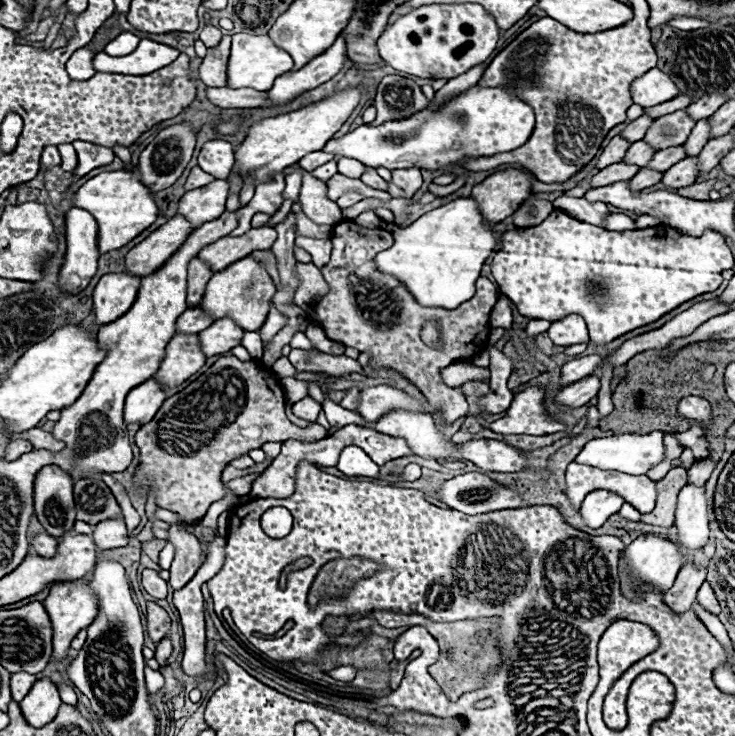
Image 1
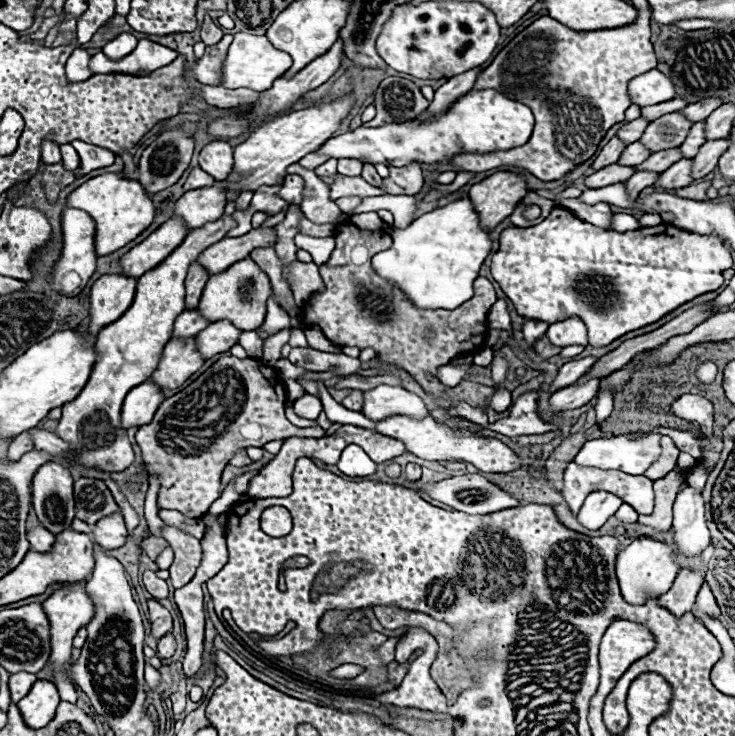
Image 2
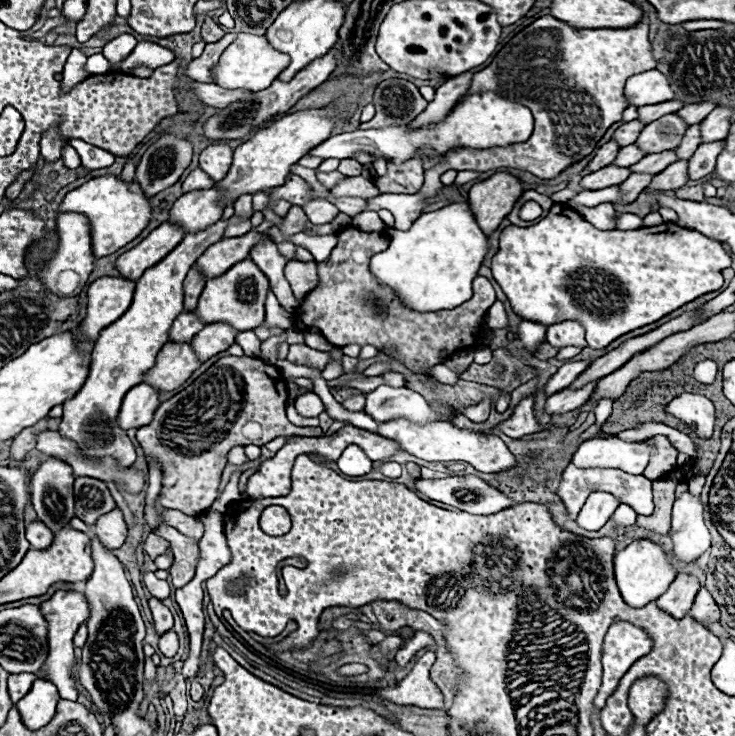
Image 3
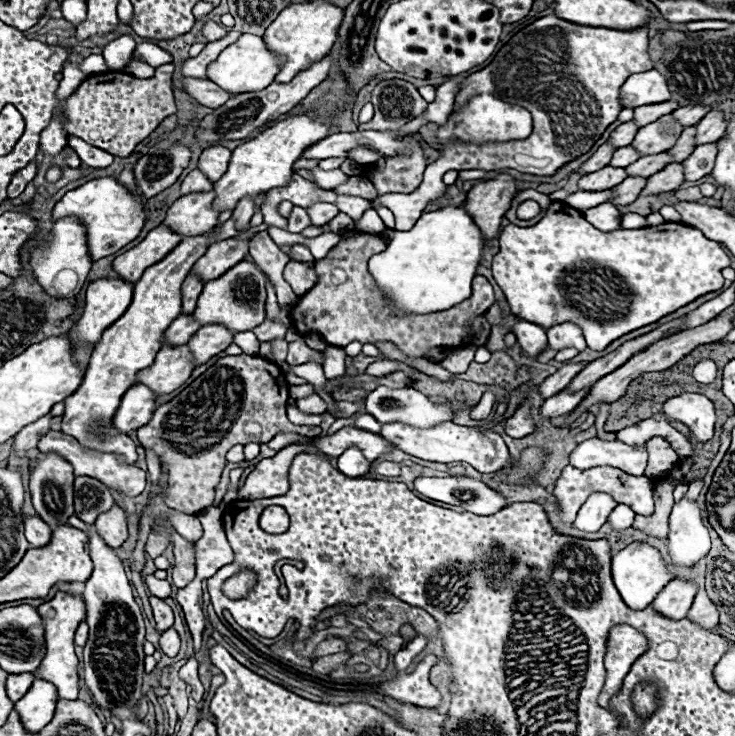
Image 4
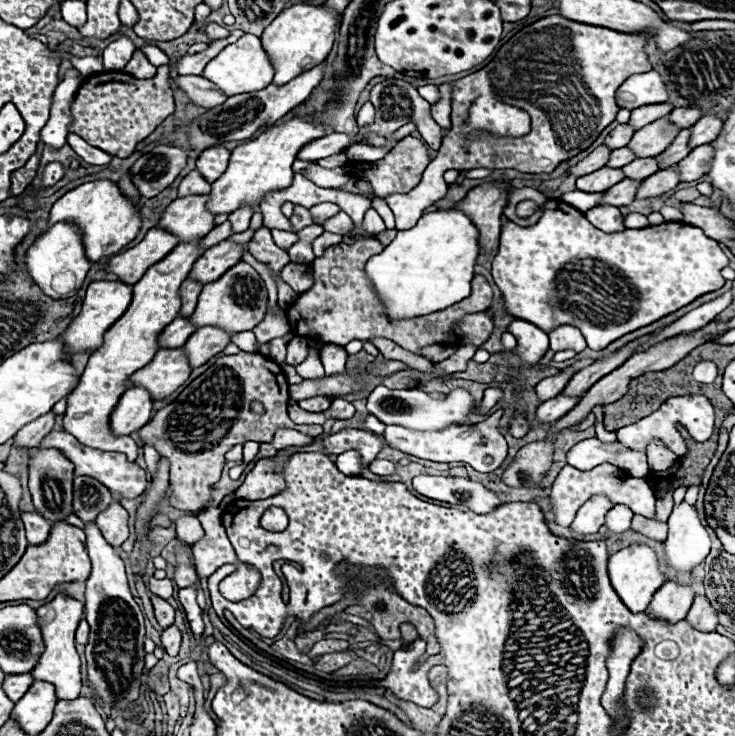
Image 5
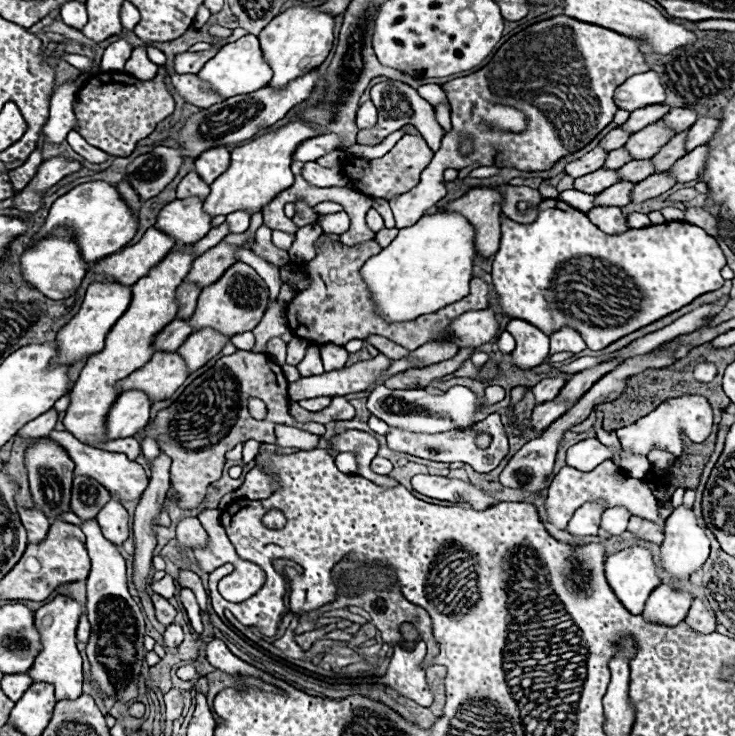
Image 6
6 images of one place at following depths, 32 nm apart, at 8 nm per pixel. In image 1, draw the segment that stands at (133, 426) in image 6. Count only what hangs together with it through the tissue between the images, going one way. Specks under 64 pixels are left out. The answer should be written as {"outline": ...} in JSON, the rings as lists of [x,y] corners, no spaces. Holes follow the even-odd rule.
{"outline":[[[154,378],[142,382],[130,394],[124,402],[124,424],[146,424],[154,418],[162,402],[166,400],[166,394],[162,390],[162,384],[158,384]]]}

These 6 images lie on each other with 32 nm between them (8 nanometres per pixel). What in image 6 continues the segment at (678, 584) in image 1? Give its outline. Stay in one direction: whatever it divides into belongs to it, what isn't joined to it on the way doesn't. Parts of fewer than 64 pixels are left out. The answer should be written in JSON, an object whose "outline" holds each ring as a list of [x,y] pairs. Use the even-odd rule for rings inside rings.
{"outline":[[[660,584],[646,600],[642,616],[646,618],[646,622],[676,626],[686,618],[690,604],[692,604],[690,592],[678,592],[670,584]]]}

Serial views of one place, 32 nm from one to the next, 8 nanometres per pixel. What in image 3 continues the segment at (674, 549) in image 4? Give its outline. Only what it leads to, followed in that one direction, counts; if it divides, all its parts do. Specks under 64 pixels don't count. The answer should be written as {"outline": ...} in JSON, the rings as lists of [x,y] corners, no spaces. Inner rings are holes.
{"outline":[[[684,492],[672,510],[672,556],[678,562],[692,562],[698,560],[706,550],[710,550],[710,534],[704,526],[700,498],[690,496]]]}

